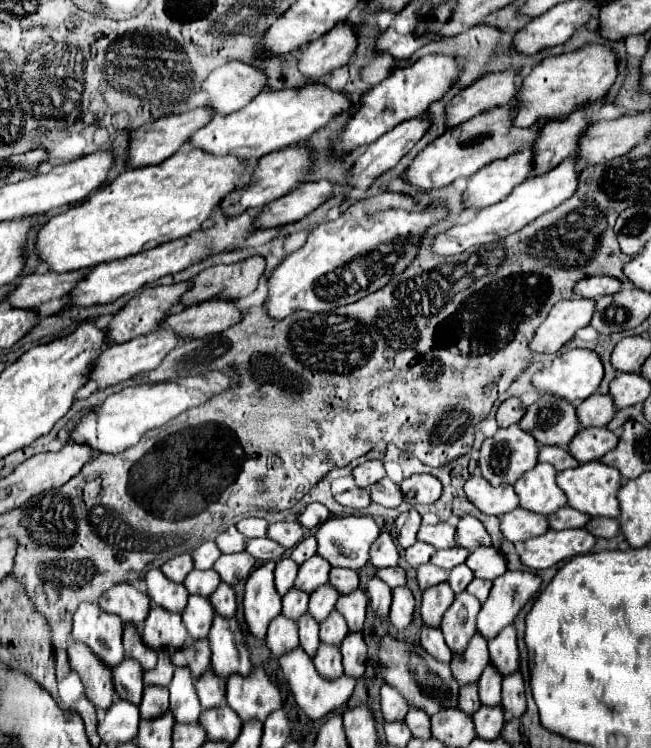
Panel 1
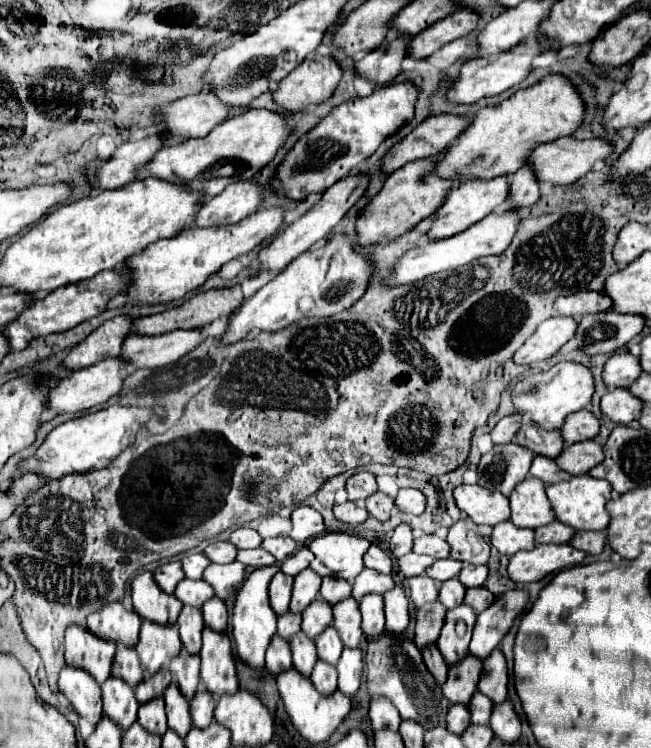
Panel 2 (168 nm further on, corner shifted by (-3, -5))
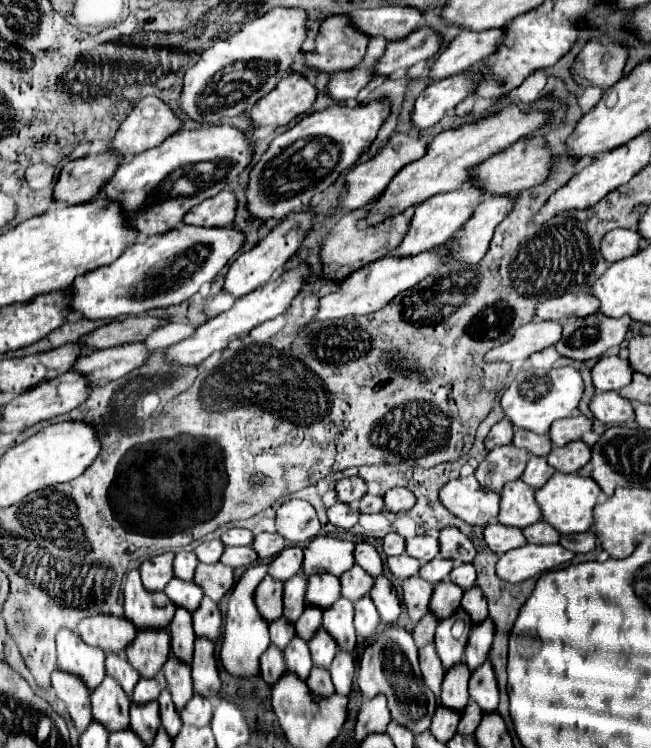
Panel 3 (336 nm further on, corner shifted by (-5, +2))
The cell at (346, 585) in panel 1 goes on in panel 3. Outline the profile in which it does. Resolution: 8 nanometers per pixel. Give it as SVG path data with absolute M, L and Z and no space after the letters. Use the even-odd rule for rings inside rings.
M312 574L308 578L308 590L306 590L306 602L312 606L320 606L322 610L332 606L342 594L340 594L340 578L332 574Z

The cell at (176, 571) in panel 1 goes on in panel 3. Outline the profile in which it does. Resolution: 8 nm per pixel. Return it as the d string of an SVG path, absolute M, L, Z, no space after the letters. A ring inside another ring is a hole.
M166 552L166 554L160 554L160 556L146 560L140 566L144 588L148 588L152 592L164 590L164 586L174 578L172 564L174 564L174 552Z

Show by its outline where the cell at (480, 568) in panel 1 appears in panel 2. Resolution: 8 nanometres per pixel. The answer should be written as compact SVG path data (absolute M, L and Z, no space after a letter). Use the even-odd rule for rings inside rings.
M464 565L458 579L462 579L464 587L482 587L488 577L486 565Z

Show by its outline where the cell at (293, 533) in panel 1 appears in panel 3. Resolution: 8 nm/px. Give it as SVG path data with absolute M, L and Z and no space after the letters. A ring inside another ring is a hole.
M264 532L264 534L258 534L254 538L254 544L252 546L256 548L256 552L258 552L258 556L262 560L270 560L270 558L278 556L286 548L286 540L278 532L274 532L274 534Z

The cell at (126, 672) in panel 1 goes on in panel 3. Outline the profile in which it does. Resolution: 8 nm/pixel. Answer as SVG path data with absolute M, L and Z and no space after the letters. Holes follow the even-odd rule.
M106 676L102 684L92 692L94 720L108 726L110 732L130 726L130 704L132 700L128 698L128 694L110 676Z

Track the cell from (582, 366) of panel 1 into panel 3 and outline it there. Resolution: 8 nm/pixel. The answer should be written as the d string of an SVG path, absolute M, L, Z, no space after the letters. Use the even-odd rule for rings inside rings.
M562 366L546 372L544 370L518 372L510 388L502 394L500 402L506 418L510 418L514 426L532 430L536 434L548 434L554 420L576 414L582 394L584 394L584 380L580 372L572 366Z

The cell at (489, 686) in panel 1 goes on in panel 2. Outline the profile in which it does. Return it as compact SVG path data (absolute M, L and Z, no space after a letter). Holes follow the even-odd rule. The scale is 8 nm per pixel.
M474 693L472 701L470 701L470 715L472 715L470 721L472 721L472 725L488 725L490 713L492 713L490 699L482 693Z

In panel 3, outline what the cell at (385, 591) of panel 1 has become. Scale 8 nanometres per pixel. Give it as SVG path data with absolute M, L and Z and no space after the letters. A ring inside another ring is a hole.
M364 596L360 598L356 604L356 616L354 616L354 626L356 626L356 634L360 638L368 638L376 632L378 624L380 624L380 616L378 616L378 610L372 602L370 596Z

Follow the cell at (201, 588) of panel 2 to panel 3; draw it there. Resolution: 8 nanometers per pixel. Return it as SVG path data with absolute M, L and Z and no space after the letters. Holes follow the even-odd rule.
M172 578L170 584L164 588L164 592L168 598L172 598L176 606L182 606L190 612L194 612L196 606L200 606L200 600L204 598L204 590L194 580Z

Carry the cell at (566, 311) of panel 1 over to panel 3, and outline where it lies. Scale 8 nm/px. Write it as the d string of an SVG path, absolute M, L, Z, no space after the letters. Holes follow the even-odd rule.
M534 320L520 330L516 330L514 338L494 350L488 352L488 360L494 362L518 362L526 360L534 352L540 352L560 340L562 334L562 324L554 320Z

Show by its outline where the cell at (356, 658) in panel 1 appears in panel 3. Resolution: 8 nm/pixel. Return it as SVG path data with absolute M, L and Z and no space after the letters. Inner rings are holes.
M340 650L330 666L332 682L336 686L338 694L350 694L352 682L354 682L354 672L356 672L356 660L352 652Z

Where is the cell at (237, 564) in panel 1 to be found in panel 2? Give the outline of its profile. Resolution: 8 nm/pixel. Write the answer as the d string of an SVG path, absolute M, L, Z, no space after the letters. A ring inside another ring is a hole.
M232 561L228 565L208 565L202 579L212 585L214 593L222 601L226 601L244 581L244 565L240 565L238 561Z

